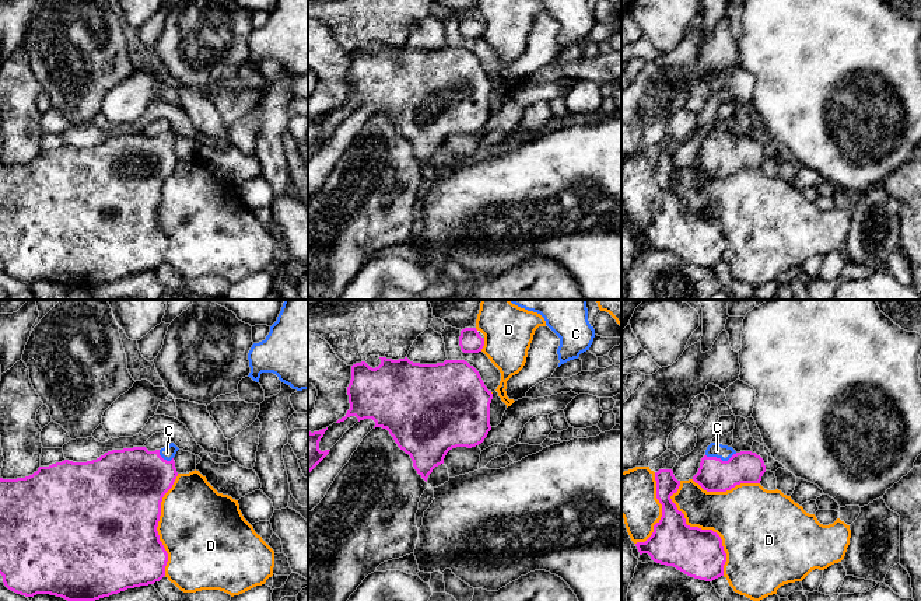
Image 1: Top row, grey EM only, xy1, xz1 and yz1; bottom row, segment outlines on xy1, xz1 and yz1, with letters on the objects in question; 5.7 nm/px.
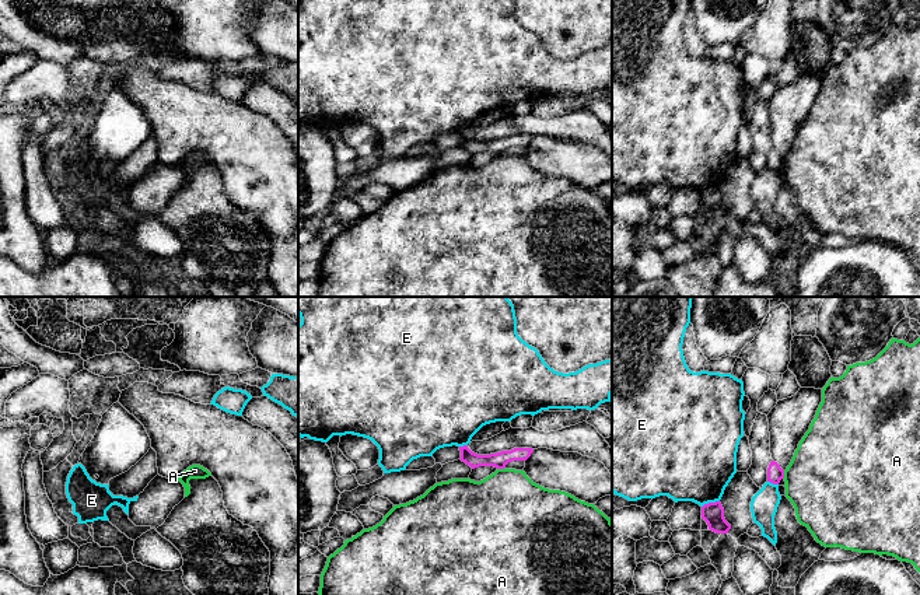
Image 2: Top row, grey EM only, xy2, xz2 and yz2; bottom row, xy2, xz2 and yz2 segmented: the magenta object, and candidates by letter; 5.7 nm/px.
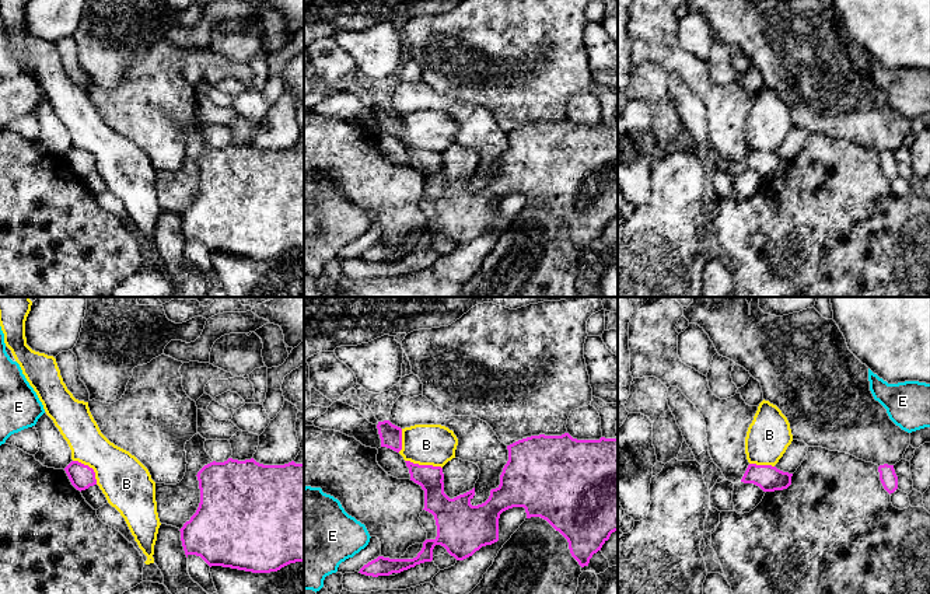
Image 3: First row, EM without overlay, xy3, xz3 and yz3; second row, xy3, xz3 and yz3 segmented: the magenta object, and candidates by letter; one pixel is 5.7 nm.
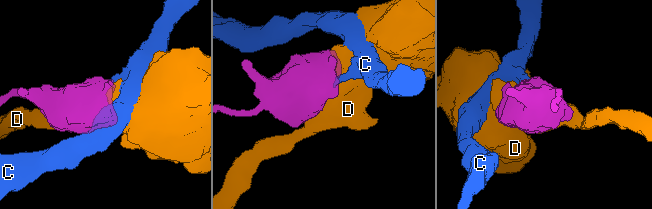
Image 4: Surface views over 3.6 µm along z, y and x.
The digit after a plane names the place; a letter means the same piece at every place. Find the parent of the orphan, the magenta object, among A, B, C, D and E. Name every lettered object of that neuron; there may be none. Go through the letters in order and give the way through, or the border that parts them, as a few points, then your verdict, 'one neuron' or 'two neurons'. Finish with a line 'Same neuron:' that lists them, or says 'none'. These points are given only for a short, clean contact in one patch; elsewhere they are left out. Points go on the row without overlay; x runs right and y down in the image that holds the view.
A: along xz2 (504, 153), (497, 156) | two neurons
B: along xz3 (405, 146), (413, 150), (432, 150), (441, 154) | two neurons
C: across yz1 (714, 161), (721, 154), (721, 146), (717, 136) | one neuron
D: two neurons
E: two neurons
Same neuron: C

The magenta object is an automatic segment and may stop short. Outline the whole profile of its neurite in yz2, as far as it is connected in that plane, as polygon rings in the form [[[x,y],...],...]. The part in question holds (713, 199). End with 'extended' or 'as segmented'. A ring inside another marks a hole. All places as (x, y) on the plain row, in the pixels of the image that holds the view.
[[[720,188],[704,190],[702,204],[707,209],[709,216],[716,220],[728,220],[731,216],[731,211],[724,204],[724,195]]]; as segmented

